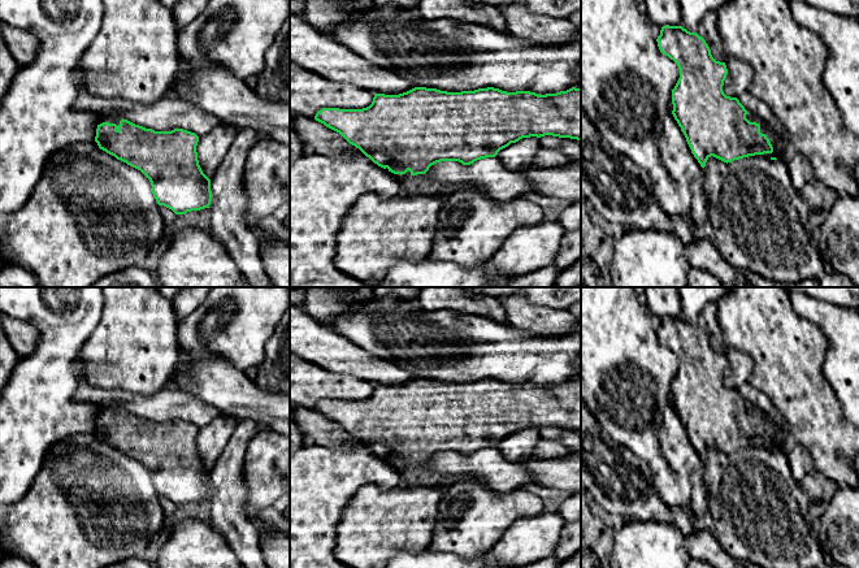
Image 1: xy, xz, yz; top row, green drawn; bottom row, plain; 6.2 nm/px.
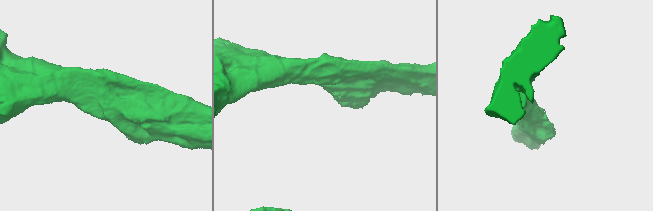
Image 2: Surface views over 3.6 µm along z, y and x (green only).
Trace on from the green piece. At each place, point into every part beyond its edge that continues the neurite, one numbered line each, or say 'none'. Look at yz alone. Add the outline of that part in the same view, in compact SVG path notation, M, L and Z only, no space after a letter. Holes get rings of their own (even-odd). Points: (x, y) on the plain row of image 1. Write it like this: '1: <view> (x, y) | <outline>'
1: yz (777, 428) | M747 404L746 409L750 413L756 413L760 416L760 424L767 426L767 429L769 430L773 438L772 445L764 445L763 447L768 450L776 448L777 451L786 455L793 445L790 435L786 430L786 424L780 417L764 413L758 407L754 407L752 404Z

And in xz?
1: xz (412, 476) | M409 461L402 467L400 465L394 465L394 467L402 474L403 485L405 487L441 486L443 489L447 489L452 486L455 482L464 481L464 480L473 480L473 481L477 481L478 484L489 486L483 478L473 474L438 473L438 472L429 471L425 465L412 467Z

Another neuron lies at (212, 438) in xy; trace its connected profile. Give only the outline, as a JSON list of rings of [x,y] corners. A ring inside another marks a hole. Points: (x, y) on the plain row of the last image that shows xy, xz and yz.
[[[224,415],[199,428],[196,437],[198,451],[203,464],[209,471],[216,465],[238,421],[233,416]]]

